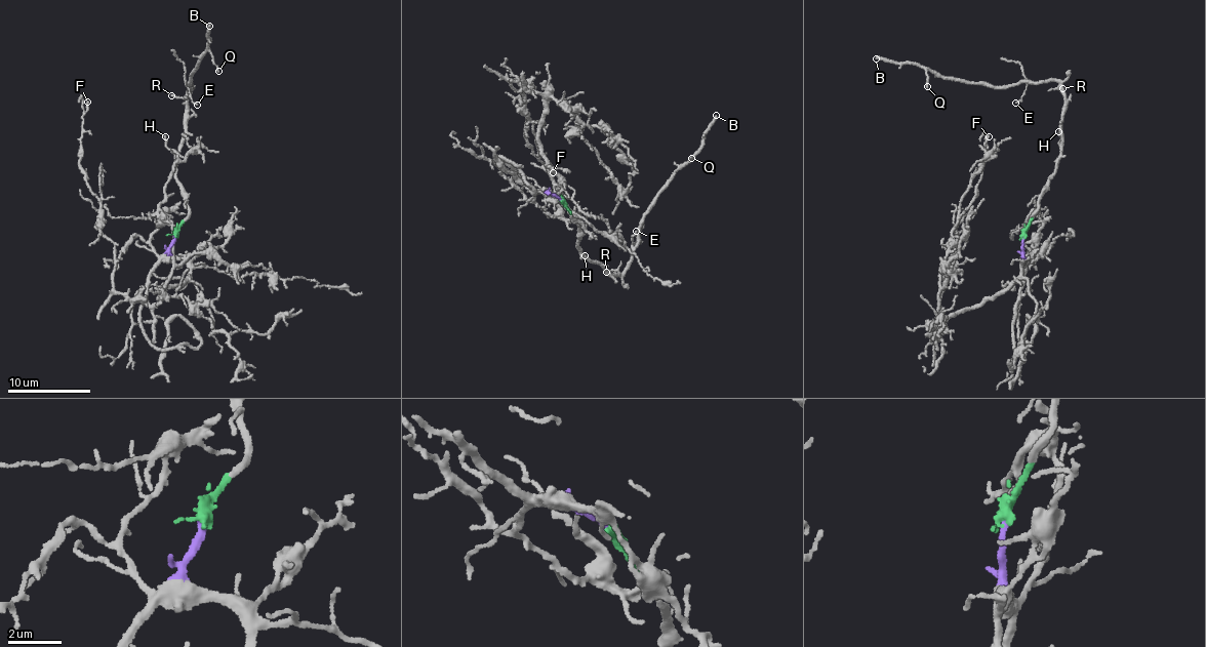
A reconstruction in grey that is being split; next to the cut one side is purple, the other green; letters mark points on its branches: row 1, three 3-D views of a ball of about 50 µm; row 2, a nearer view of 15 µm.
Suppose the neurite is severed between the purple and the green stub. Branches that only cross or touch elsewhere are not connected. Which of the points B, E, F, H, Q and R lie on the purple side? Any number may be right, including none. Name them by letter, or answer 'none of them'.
F

